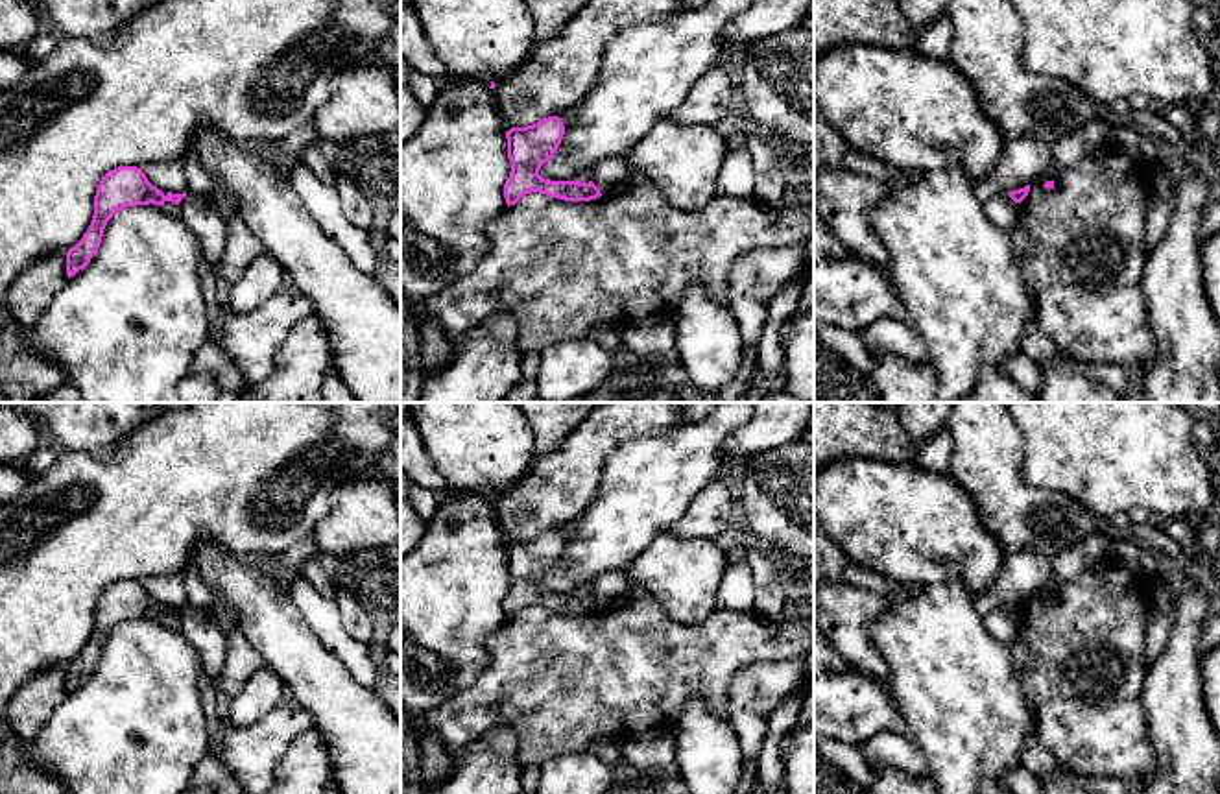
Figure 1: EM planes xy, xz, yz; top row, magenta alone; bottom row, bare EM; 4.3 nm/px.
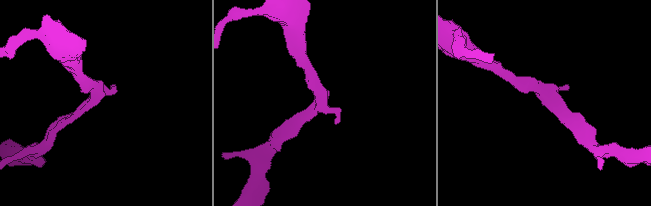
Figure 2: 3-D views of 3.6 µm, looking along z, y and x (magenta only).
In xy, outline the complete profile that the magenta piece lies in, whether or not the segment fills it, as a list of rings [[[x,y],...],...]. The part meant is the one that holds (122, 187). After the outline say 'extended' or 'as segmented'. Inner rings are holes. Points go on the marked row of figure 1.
[[[118,166],[107,172],[102,177],[94,196],[94,214],[90,225],[83,238],[66,253],[68,279],[74,277],[79,270],[83,270],[96,255],[102,244],[103,229],[114,212],[126,207],[150,203],[164,205],[166,201],[172,201],[179,205],[185,196],[186,192],[168,192],[164,196],[162,190],[159,190],[148,181],[142,168],[137,166]]] | as segmented

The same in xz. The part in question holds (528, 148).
[[[548,116],[533,126],[506,131],[508,159],[511,162],[511,172],[504,185],[508,207],[532,192],[565,201],[591,201],[602,196],[592,181],[550,181],[539,175],[541,166],[550,161],[559,148],[563,135],[565,126],[559,116]]] | as segmented

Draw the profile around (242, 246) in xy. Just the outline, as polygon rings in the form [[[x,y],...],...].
[[[221,203],[225,212],[225,251],[218,273],[233,284],[245,268],[264,253],[262,240],[238,218],[229,203]]]

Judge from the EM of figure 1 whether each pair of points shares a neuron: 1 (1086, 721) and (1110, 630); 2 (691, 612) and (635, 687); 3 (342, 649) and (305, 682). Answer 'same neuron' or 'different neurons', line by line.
1: same neuron
2: different neurons
3: different neurons

